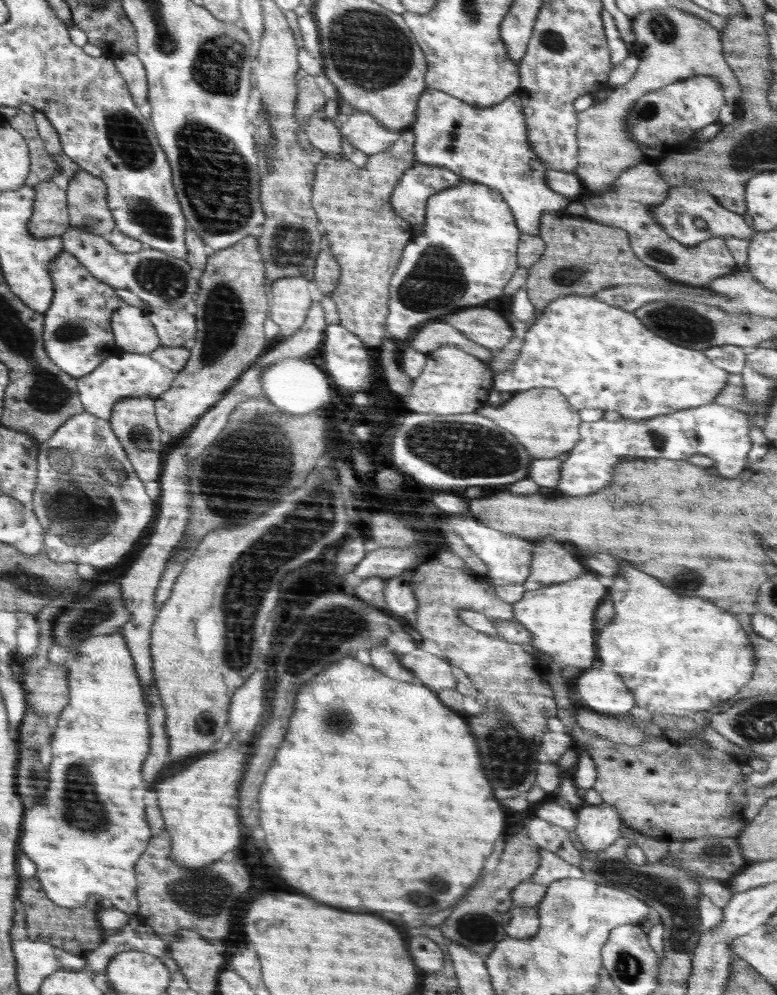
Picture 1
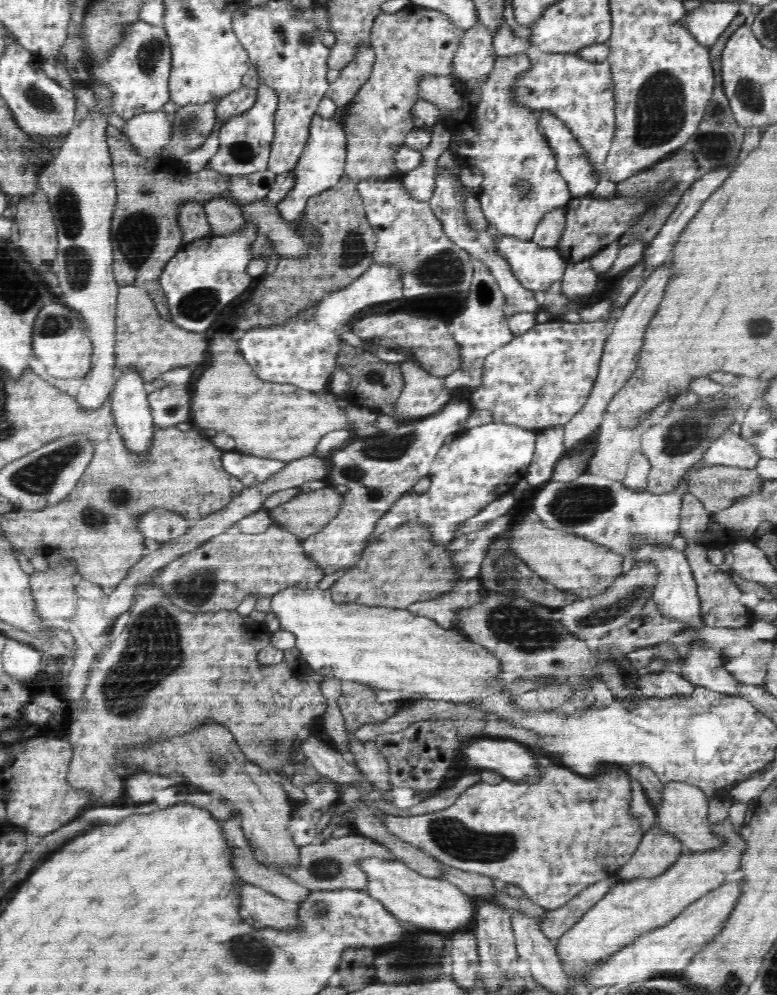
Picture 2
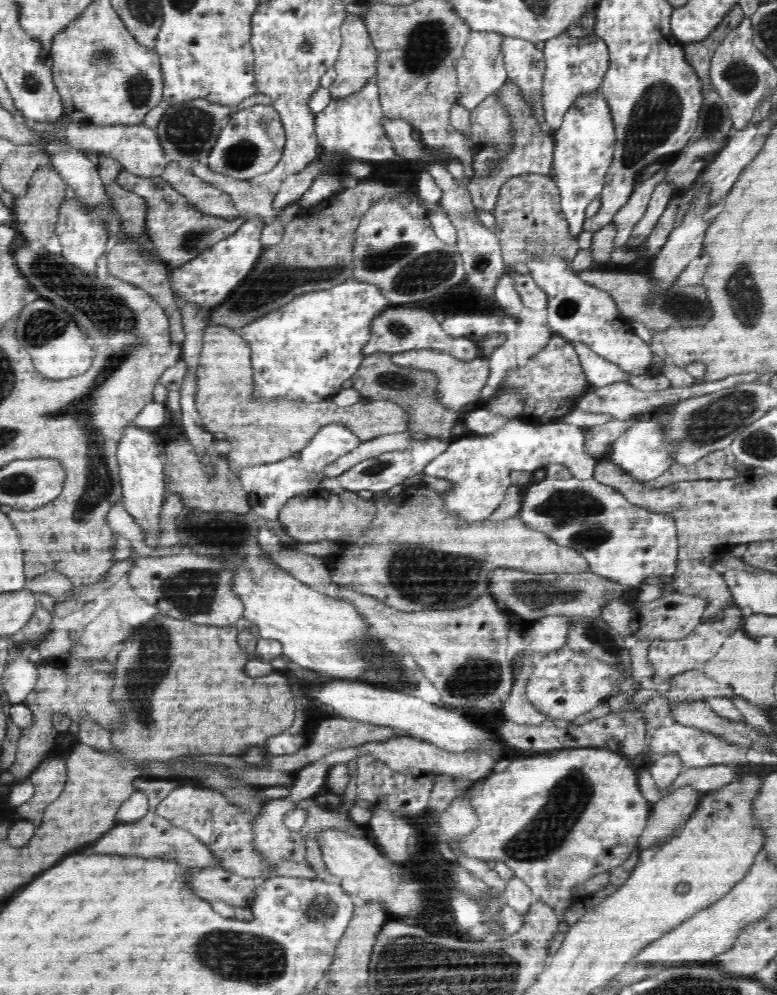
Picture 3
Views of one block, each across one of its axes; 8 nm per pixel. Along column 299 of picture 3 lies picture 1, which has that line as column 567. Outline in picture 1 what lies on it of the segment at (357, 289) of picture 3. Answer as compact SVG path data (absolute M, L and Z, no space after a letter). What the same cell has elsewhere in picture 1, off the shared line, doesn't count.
M562 296L552 300L524 336L516 361L506 372L494 374L494 388L513 394L530 388L553 388L579 412L585 409L616 411L622 419L645 422L656 416L714 403L728 384L728 373L714 366L703 351L674 344L642 326L634 313L592 296Z

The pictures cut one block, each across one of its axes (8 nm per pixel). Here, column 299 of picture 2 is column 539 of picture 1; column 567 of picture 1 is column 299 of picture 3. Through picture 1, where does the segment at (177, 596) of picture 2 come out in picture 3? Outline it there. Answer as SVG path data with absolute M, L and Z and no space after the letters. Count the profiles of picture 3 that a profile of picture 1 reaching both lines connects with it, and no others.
M280 545L270 552L264 551L269 562L289 572L296 580L307 584L316 592L336 599L352 602L358 612L368 620L368 632L374 638L394 638L402 650L412 652L412 658L424 670L426 678L436 686L444 706L476 716L483 712L500 713L511 693L515 677L512 660L508 661L508 611L496 608L488 594L482 594L472 605L452 610L428 612L400 612L376 602L370 596L352 592L345 586L334 584L326 560Z

